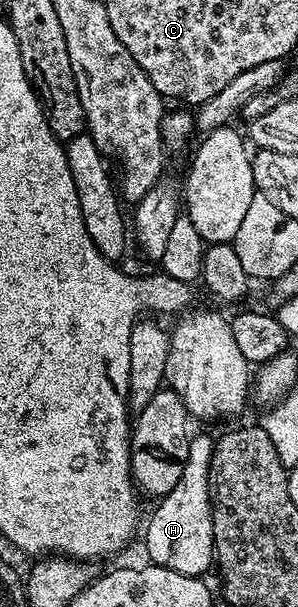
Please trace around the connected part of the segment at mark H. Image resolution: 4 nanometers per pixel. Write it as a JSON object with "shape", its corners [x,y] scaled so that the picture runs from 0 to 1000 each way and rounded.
{"shape":[[[674,713],[644,722],[634,730],[634,748],[611,769],[611,781],[601,784],[597,796],[587,797],[570,812],[544,817],[523,829],[527,840],[500,852],[500,867],[483,867],[480,890],[503,908],[503,921],[510,929],[570,937],[574,941],[601,941],[601,947],[628,947],[631,951],[674,951],[698,941],[701,931],[718,929],[721,913],[715,909],[715,832],[701,825],[701,764],[708,763],[708,750],[715,748],[711,718]]]}

